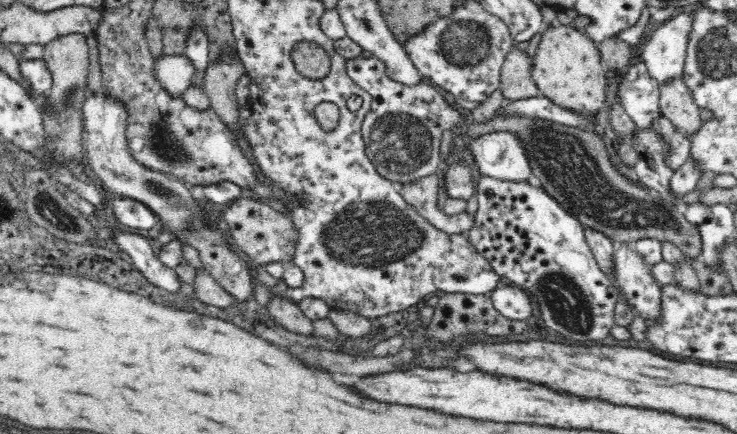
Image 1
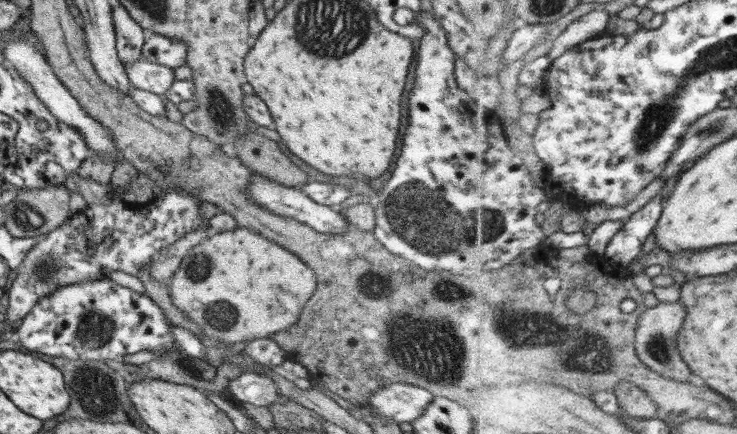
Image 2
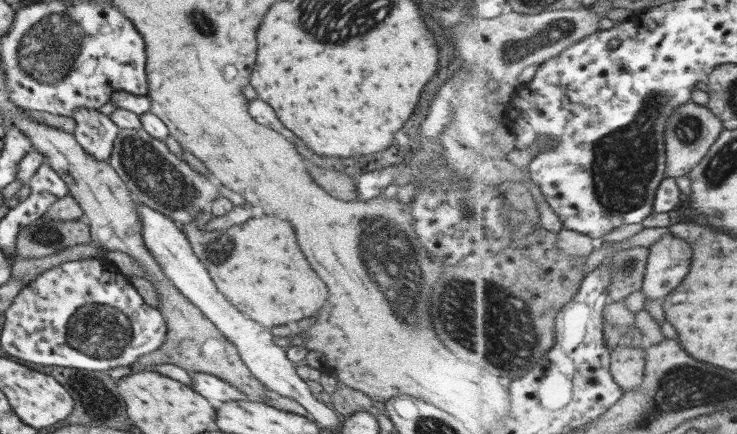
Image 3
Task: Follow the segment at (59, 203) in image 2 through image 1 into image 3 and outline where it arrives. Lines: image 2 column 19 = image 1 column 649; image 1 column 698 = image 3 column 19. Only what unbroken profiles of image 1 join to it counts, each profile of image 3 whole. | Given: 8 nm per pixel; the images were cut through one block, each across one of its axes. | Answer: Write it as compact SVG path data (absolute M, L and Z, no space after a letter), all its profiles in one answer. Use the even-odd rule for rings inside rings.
M38 218L28 226L21 226L15 237L16 255L20 258L39 258L76 244L90 244L88 224L83 218L51 220Z

